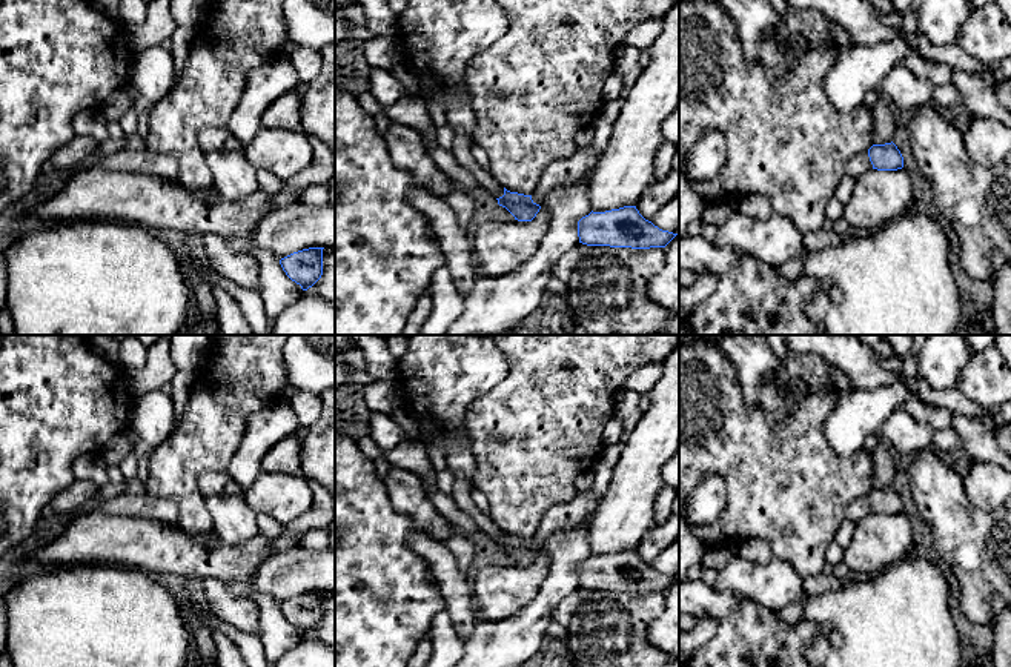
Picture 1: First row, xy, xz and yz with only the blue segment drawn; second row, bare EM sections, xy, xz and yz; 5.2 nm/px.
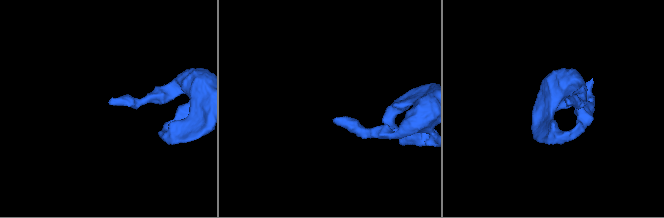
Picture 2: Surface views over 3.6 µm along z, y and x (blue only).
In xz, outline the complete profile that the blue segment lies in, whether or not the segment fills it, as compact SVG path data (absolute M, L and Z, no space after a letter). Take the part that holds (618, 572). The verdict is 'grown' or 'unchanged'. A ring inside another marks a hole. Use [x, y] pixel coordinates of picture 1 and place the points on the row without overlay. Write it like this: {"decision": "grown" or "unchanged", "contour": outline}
{"decision": "unchanged", "contour": "M636 550L605 556L592 555L578 566L579 587L587 590L665 592L676 579L645 564Z"}

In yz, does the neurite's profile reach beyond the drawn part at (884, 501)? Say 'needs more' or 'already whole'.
needs more

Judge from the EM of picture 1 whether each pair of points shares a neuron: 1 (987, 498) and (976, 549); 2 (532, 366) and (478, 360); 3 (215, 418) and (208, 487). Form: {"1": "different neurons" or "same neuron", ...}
{"1": "different neurons", "2": "different neurons", "3": "different neurons"}

